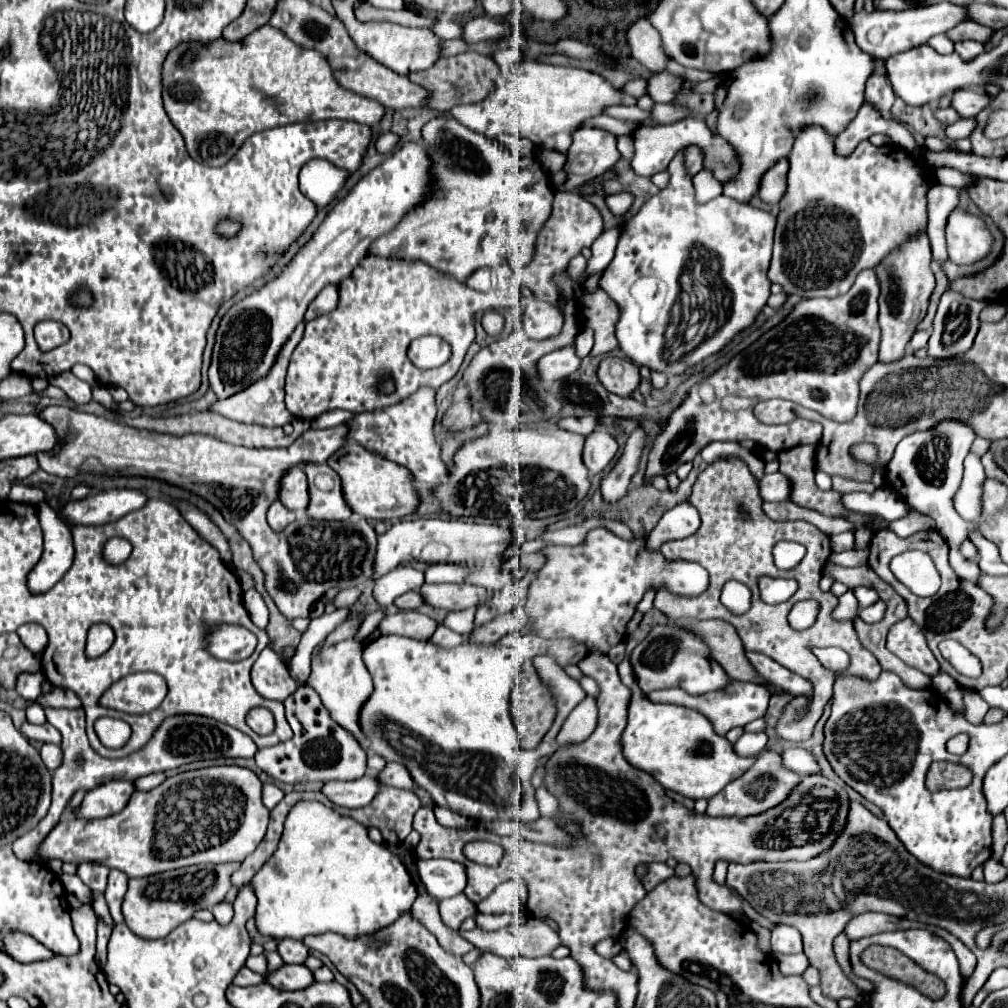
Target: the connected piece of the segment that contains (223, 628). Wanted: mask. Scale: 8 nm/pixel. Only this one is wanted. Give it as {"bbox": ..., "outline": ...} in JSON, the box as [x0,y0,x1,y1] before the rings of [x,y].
{"bbox":[208,625,257,661],"outline":[[[220,625],[208,635],[208,652],[224,661],[246,659],[257,645],[256,636],[238,625]]]}

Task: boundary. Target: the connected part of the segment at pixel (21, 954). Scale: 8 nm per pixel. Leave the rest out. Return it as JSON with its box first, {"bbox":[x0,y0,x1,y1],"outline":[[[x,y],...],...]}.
{"bbox":[4,933,54,963],"outline":[[[26,933],[4,935],[4,945],[6,945],[10,957],[20,963],[32,963],[32,961],[54,957],[54,953],[50,949],[46,949],[42,943],[38,943],[34,937],[30,937]]]}

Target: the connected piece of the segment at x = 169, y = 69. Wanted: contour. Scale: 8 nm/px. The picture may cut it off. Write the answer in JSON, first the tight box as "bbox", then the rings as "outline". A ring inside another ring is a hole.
{"bbox":[162,25,384,167],"outline":[[[272,25],[256,29],[250,37],[238,43],[218,39],[210,47],[194,45],[188,47],[186,51],[184,45],[180,45],[166,59],[162,73],[164,73],[166,113],[170,115],[176,129],[180,129],[190,157],[210,167],[226,165],[250,135],[264,129],[298,121],[320,121],[320,119],[346,119],[376,125],[384,117],[384,107],[378,101],[348,91],[334,79],[332,67],[322,53],[296,45],[286,37],[286,33],[274,29]]]}

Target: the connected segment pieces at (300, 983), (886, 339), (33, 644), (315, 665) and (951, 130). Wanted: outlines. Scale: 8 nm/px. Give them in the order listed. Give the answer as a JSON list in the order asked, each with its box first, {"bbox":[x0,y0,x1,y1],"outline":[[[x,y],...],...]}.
[{"bbox":[266,965,314,991],"outline":[[[282,965],[278,971],[266,975],[266,981],[276,989],[296,991],[314,983],[314,975],[306,965]]]},{"bbox":[878,235,934,363],"outline":[[[916,235],[910,237],[906,245],[892,253],[892,257],[884,259],[878,267],[878,279],[882,285],[880,293],[880,327],[882,327],[882,343],[880,343],[880,361],[894,363],[904,357],[906,345],[916,331],[916,325],[926,317],[926,309],[930,303],[930,295],[934,291],[934,275],[930,271],[930,243],[928,237]]]},{"bbox":[18,623,48,653],"outline":[[[26,623],[18,629],[18,633],[24,633],[24,645],[32,653],[42,653],[48,645],[48,633],[40,623]]]},{"bbox":[306,639,374,747],"outline":[[[346,639],[332,647],[324,647],[312,659],[312,673],[306,681],[306,685],[310,685],[320,695],[330,717],[340,727],[344,727],[348,733],[352,733],[352,737],[364,747],[366,735],[360,729],[360,711],[362,711],[364,703],[368,701],[368,697],[372,695],[374,685],[372,685],[372,677],[370,677],[368,669],[362,663],[362,647],[364,645],[356,639]]]},{"bbox":[946,119,976,141],"outline":[[[960,119],[960,121],[952,123],[952,125],[946,129],[946,137],[948,137],[950,141],[964,139],[964,137],[968,137],[974,129],[976,129],[976,119]]]}]

